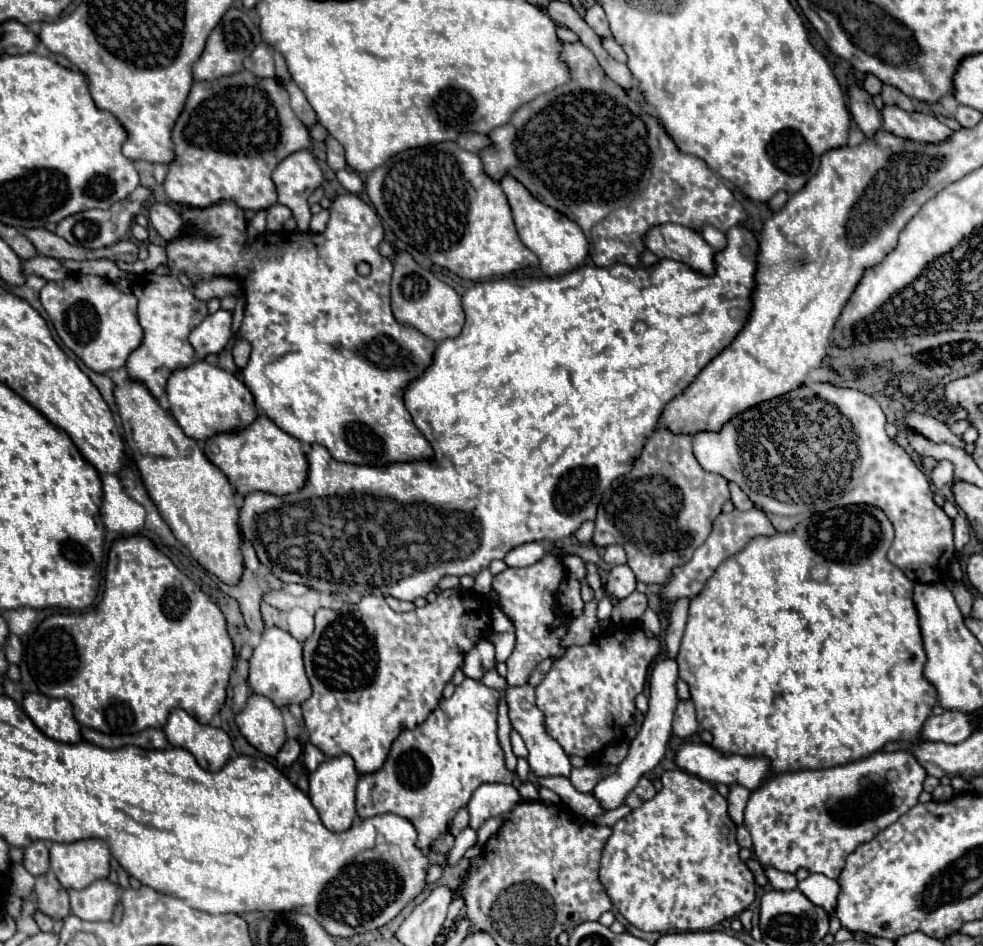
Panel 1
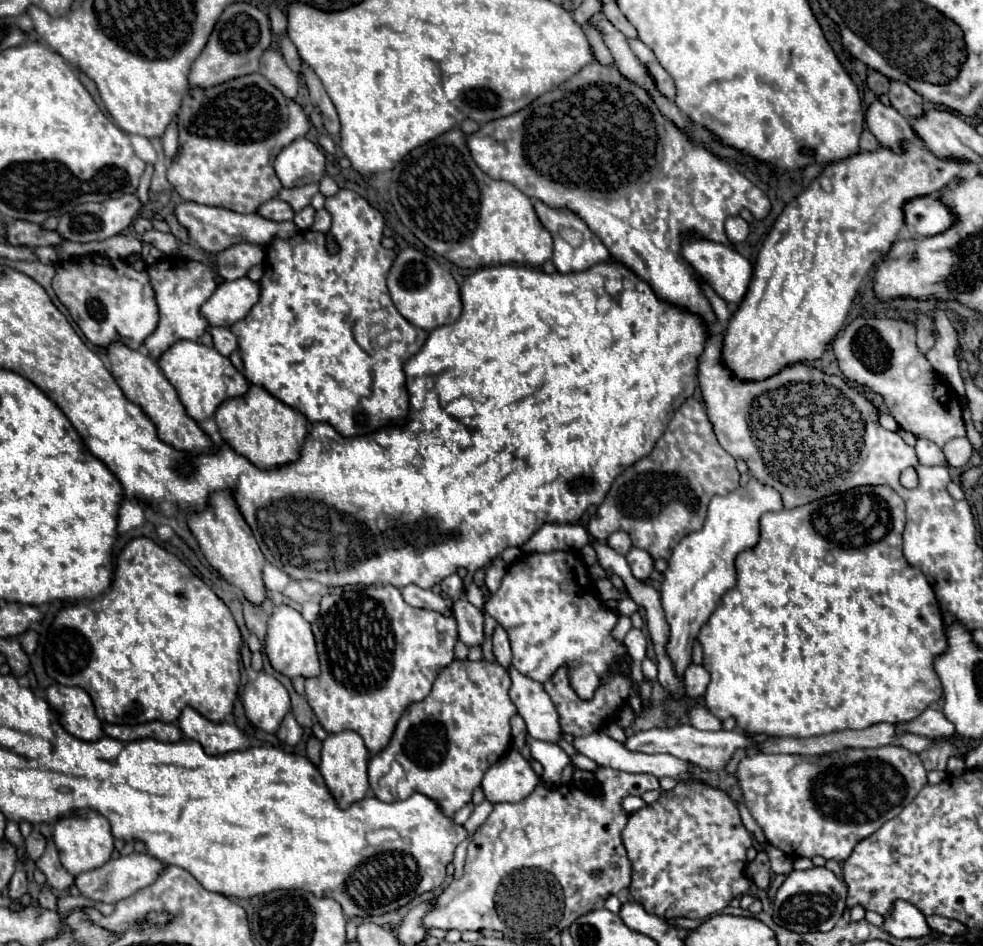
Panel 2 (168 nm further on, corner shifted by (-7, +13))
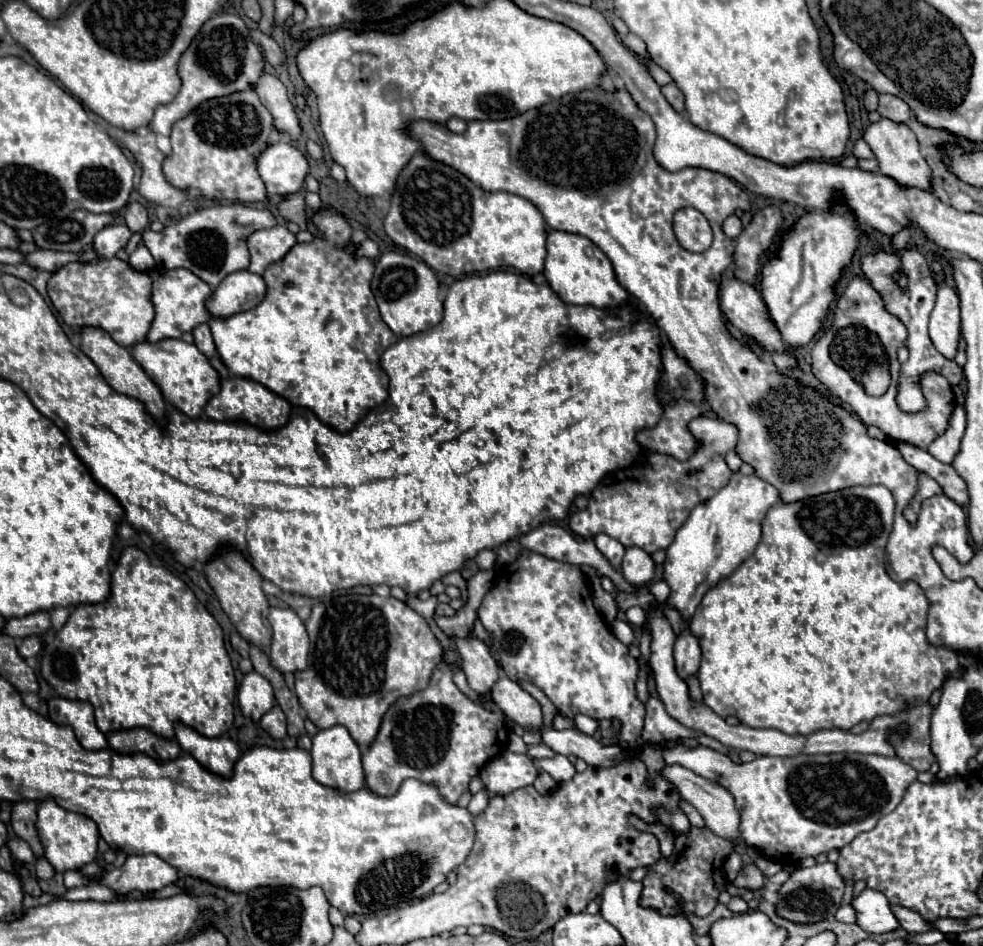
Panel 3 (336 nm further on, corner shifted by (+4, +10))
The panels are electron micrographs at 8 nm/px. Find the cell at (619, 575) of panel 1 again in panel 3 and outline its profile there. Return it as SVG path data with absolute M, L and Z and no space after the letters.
M629 547L621 563L621 573L633 585L647 585L655 573L651 555L639 547Z

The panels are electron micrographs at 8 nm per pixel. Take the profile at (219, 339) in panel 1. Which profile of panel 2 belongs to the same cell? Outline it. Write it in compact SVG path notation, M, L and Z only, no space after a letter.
M244 276L232 282L222 282L200 312L210 322L210 326L230 328L234 322L246 318L258 300L260 282Z

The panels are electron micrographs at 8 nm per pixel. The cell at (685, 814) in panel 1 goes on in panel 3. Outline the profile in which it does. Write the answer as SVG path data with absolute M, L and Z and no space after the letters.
M691 827L687 833L679 833L675 837L675 853L671 857L661 857L653 865L647 865L641 905L657 909L661 915L693 913L697 917L707 917L715 909L719 893L725 889L723 861L731 851L733 843L715 835L707 827Z

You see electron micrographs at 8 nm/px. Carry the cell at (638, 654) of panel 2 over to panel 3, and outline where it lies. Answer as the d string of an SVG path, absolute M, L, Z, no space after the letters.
M621 619L613 621L611 631L613 631L613 635L615 635L623 645L629 647L629 645L633 643L633 629L631 629L631 625L629 625L627 621L621 621Z

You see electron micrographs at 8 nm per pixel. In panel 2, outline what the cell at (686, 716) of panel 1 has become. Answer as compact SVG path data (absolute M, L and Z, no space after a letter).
M690 664L684 672L684 682L686 682L688 694L692 694L692 698L700 698L700 696L704 696L706 688L708 688L710 674L702 664Z

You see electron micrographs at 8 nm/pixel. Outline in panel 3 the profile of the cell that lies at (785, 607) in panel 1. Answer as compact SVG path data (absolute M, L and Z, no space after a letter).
M849 487L835 493L817 497L815 501L797 501L797 503L777 503L765 515L761 523L761 541L755 553L743 561L727 583L719 583L707 591L695 615L689 621L689 631L699 639L703 657L699 667L699 683L703 691L703 703L713 709L719 717L737 717L743 725L749 727L771 727L781 733L801 733L809 735L817 729L851 729L861 721L873 721L877 715L897 715L917 703L925 703L929 695L939 689L949 673L961 673L963 667L957 661L953 649L935 649L925 637L927 623L927 597L915 581L893 581L885 571L885 545L893 529L893 509L895 501L887 487Z

